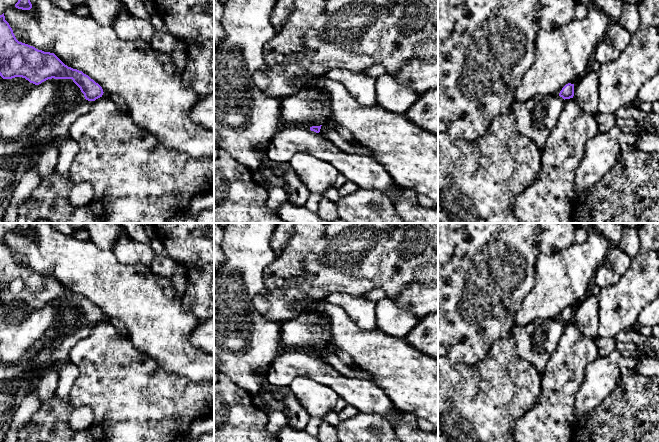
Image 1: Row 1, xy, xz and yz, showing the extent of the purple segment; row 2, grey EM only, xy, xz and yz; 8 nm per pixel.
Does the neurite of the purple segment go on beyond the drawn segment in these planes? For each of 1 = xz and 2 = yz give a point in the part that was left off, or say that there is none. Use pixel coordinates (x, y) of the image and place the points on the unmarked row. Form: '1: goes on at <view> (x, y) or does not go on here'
1: does not go on here
2: does not go on here

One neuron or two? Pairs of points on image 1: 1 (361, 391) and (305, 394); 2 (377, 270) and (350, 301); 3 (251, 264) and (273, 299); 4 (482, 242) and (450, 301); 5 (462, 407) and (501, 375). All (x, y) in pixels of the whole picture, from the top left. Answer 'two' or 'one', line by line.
1: two
2: two
3: two
4: one
5: one

